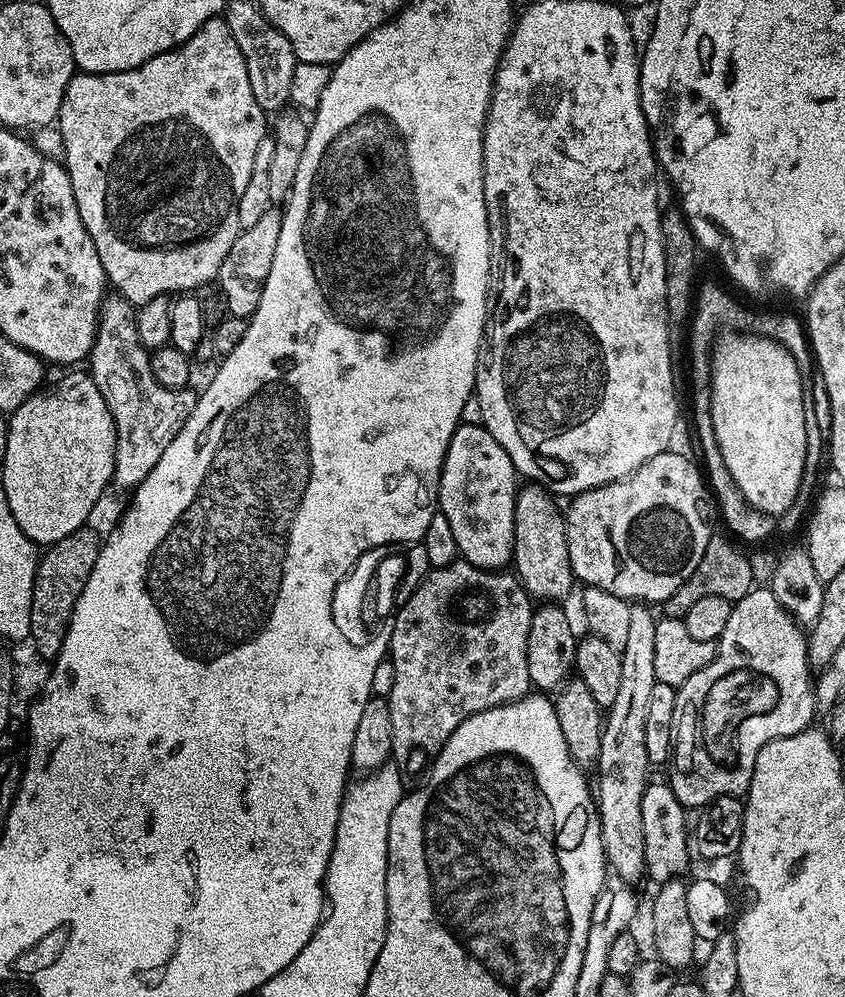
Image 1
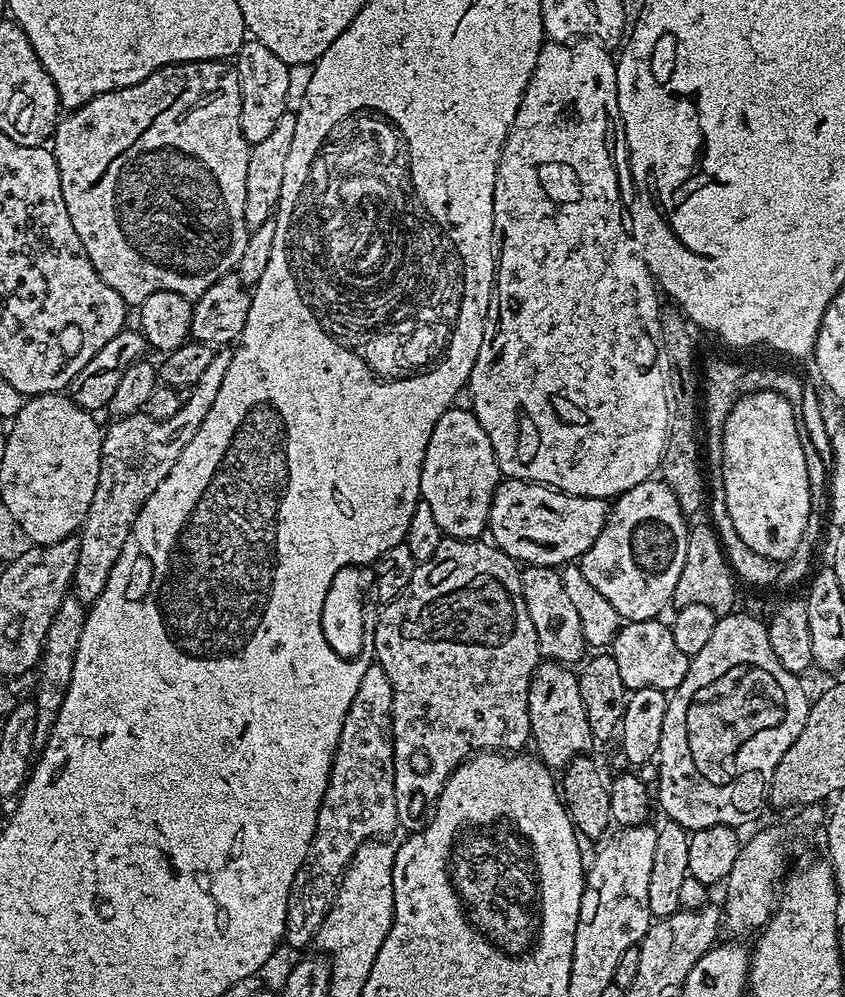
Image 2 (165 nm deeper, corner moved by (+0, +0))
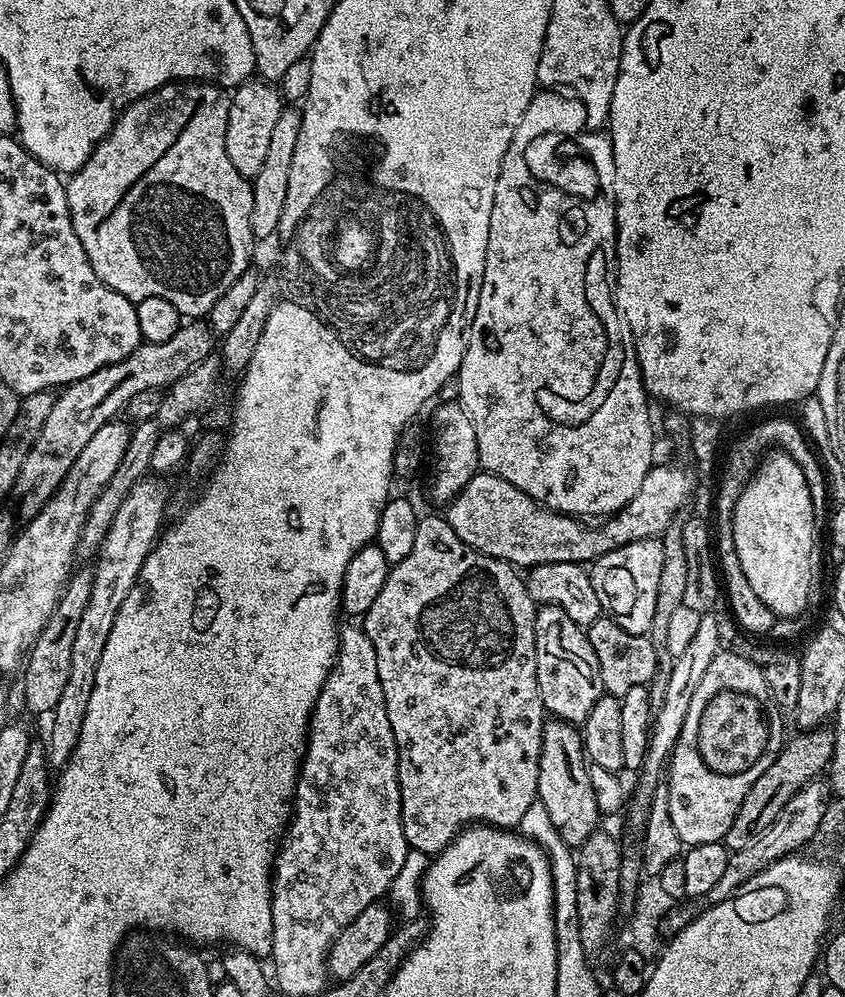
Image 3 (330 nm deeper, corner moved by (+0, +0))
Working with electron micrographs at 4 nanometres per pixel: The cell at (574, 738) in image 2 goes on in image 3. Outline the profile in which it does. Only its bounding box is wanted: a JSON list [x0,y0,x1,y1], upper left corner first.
[536,719,602,850]

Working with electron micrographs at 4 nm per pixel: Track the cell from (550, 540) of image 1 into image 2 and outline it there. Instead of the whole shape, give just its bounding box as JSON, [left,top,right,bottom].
[520,566,586,665]

